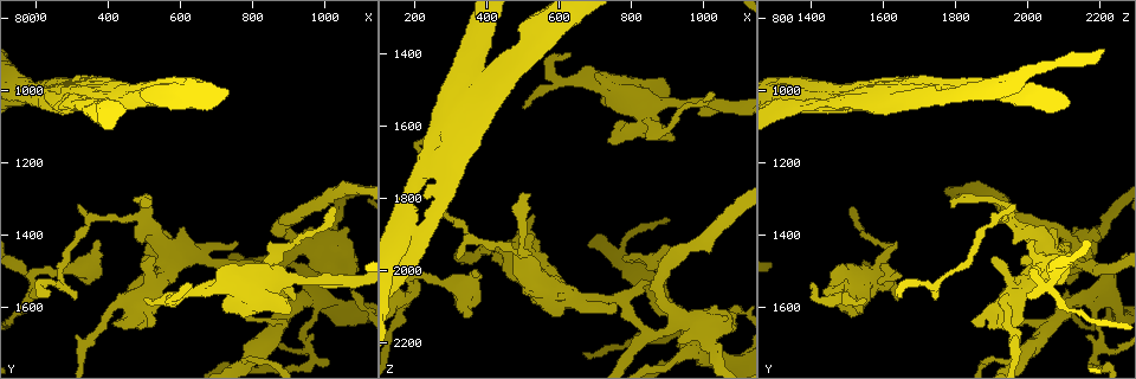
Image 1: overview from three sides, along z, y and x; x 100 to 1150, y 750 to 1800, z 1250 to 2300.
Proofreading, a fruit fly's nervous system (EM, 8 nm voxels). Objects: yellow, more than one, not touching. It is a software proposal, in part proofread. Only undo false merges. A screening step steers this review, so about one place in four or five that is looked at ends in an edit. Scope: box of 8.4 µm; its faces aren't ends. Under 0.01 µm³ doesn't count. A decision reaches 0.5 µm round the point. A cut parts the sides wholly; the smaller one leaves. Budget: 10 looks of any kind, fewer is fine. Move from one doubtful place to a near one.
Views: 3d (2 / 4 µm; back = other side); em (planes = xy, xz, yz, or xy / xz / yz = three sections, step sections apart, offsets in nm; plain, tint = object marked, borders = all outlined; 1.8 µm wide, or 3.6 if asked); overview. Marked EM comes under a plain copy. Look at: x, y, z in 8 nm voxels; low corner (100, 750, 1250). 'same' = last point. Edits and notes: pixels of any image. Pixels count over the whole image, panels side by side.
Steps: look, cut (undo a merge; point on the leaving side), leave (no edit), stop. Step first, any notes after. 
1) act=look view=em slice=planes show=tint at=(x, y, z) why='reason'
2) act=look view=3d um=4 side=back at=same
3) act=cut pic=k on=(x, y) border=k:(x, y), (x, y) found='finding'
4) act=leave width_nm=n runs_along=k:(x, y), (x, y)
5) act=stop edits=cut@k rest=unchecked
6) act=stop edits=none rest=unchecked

act=look view=3d um=4 at=(185, 1010, 1825) why='touches itself'

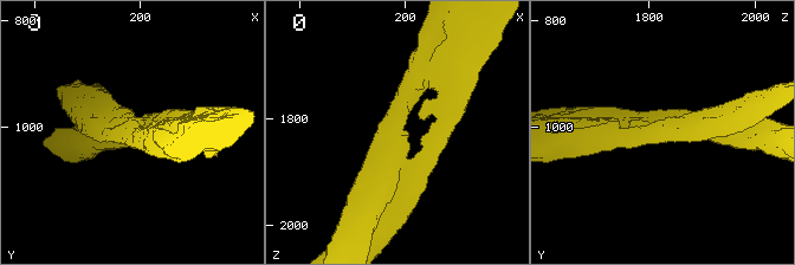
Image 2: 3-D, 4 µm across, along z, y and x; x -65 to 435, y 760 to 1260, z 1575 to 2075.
act=look view=em slice=planes show=tint at=(185, 1010, 1820)

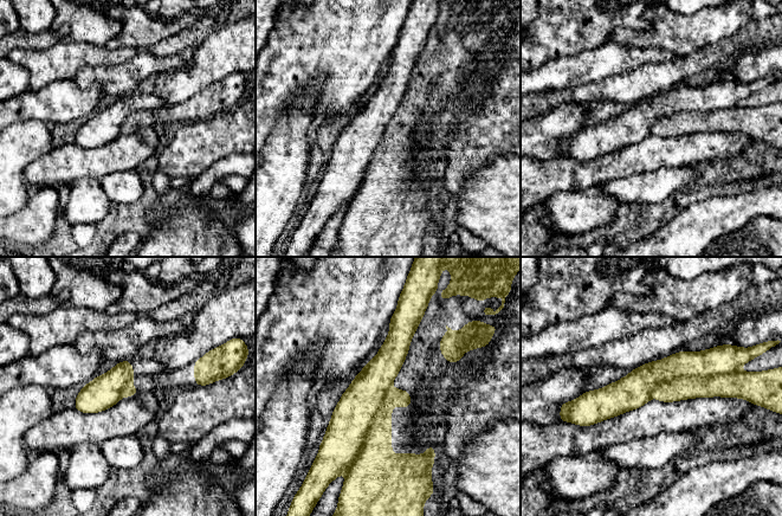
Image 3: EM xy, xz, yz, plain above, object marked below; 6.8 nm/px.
act=cut pic=3 on=(726, 359) part_leaving=3:(721, 368), (671, 367), (585, 407) found='a second neuron is stuck on'

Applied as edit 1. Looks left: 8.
act=look view=3d um=4 at=(195, 1545, 2050) why='a fork'

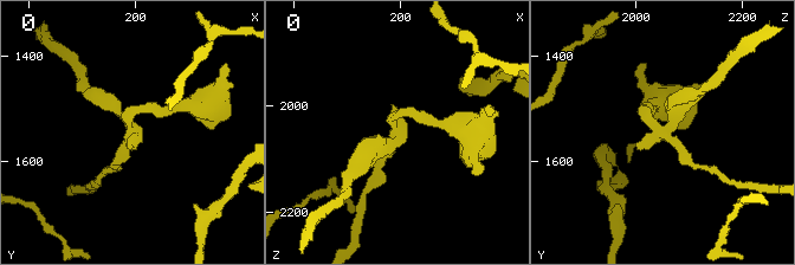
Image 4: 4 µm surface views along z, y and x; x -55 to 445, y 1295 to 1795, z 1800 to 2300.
act=look view=em slice=planes show=tint at=(190, 1540, 2055) arms=3 why='shape alone is not enough'

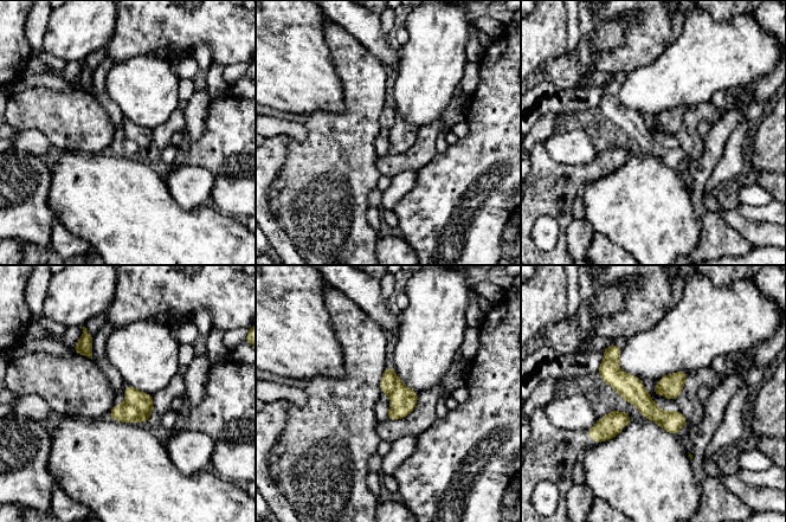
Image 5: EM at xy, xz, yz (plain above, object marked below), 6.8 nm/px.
act=cut pic=5 on=(142, 401) width_nm=160 border=5:(126, 401), (143, 419) found='two neurons meet here'

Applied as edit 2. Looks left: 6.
act=look view=overview

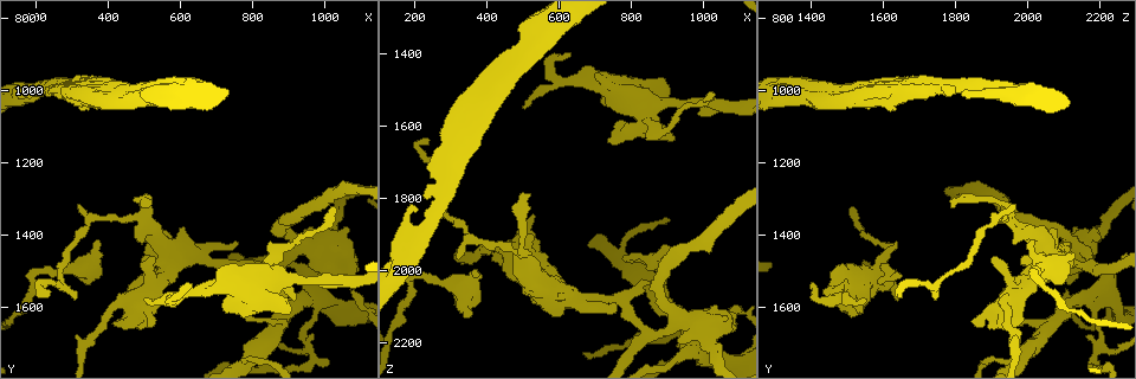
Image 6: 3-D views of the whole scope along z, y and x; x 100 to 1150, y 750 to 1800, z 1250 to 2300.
act=look view=3d um=2 at=(460, 1580, 1950) why='sharp bend'

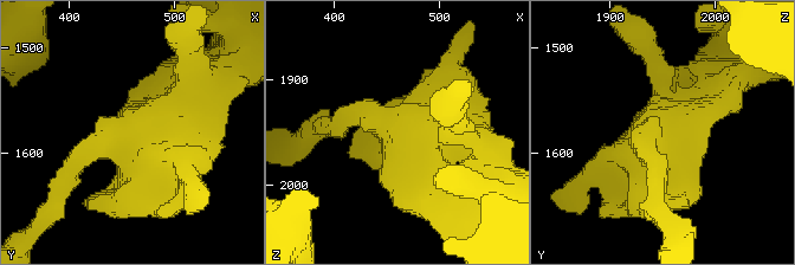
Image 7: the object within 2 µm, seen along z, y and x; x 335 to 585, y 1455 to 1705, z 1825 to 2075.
act=look view=em um=3.6 slice=planes show=tint at=(464, 1580, 1948)

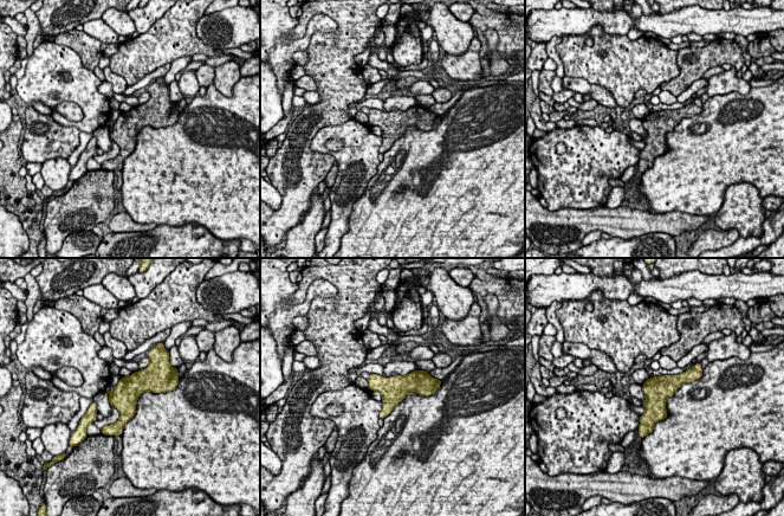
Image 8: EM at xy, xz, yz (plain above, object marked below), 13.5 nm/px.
act=leave found='one neuron here'

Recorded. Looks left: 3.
act=look view=em slice=planes show=tint at=(595, 1575, 1480)

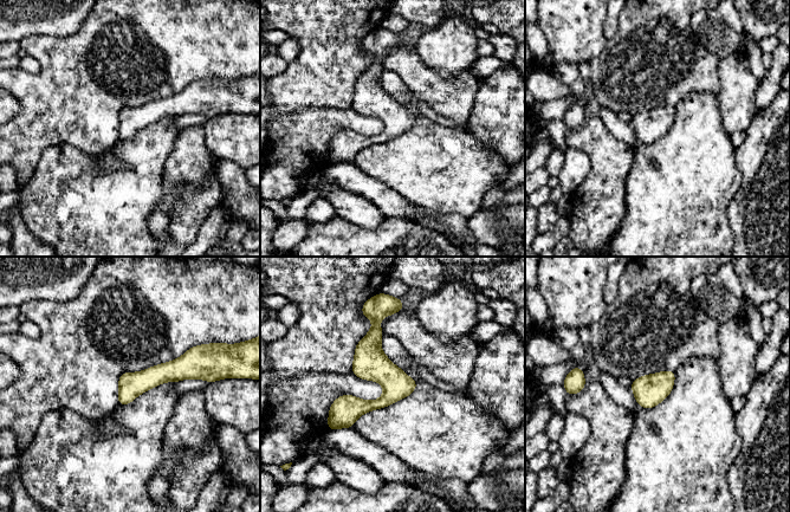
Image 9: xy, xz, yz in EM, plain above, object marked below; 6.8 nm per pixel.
act=leave width_nm=180 found='one neuron here'

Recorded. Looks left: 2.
act=stop edits=cut@3,cut@5 rest=unchecked

